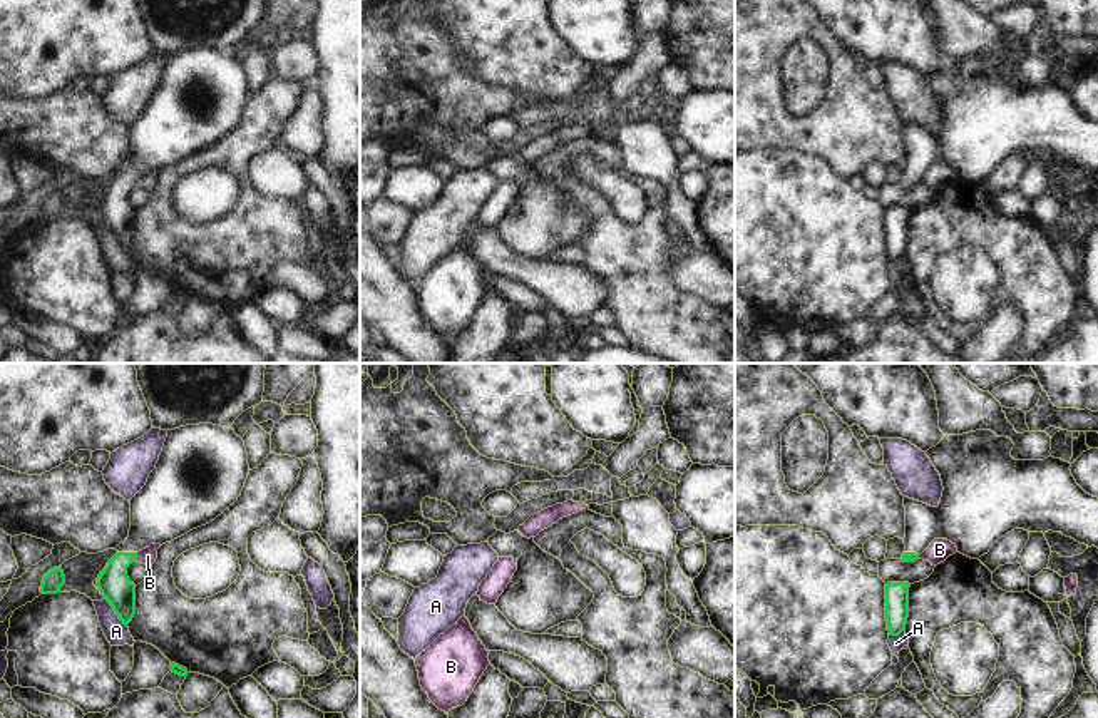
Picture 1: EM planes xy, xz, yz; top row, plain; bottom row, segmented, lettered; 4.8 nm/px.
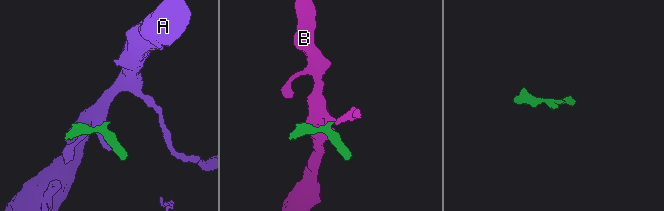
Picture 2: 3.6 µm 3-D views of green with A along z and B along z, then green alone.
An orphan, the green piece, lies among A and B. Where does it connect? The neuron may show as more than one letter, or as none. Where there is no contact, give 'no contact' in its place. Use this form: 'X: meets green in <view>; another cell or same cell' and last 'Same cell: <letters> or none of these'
A: meets green in xy; another cell
B: meets green in xy; another cell
Same cell: none of these

